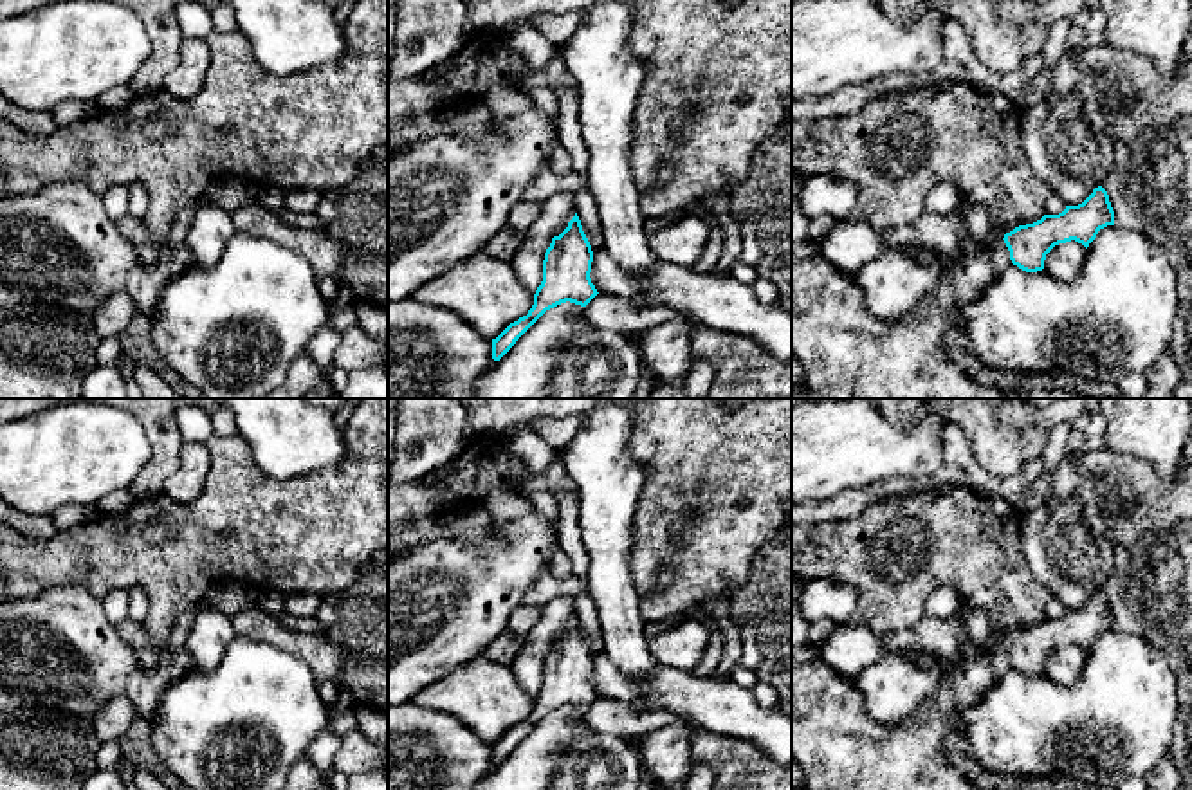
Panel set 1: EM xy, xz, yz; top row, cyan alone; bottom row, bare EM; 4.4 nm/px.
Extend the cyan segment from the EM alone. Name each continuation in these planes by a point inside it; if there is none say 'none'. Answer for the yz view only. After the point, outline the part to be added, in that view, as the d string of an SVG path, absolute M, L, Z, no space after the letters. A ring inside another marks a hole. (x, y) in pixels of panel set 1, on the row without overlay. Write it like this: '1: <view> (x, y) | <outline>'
1: yz (837, 744) | M1003 642L974 660L961 658L950 666L940 689L911 714L882 723L866 712L864 698L851 680L837 676L819 662L792 660L792 759L804 770L808 790L986 790L949 763L945 741L956 729L956 712L979 703L1010 669L1010 655Z

